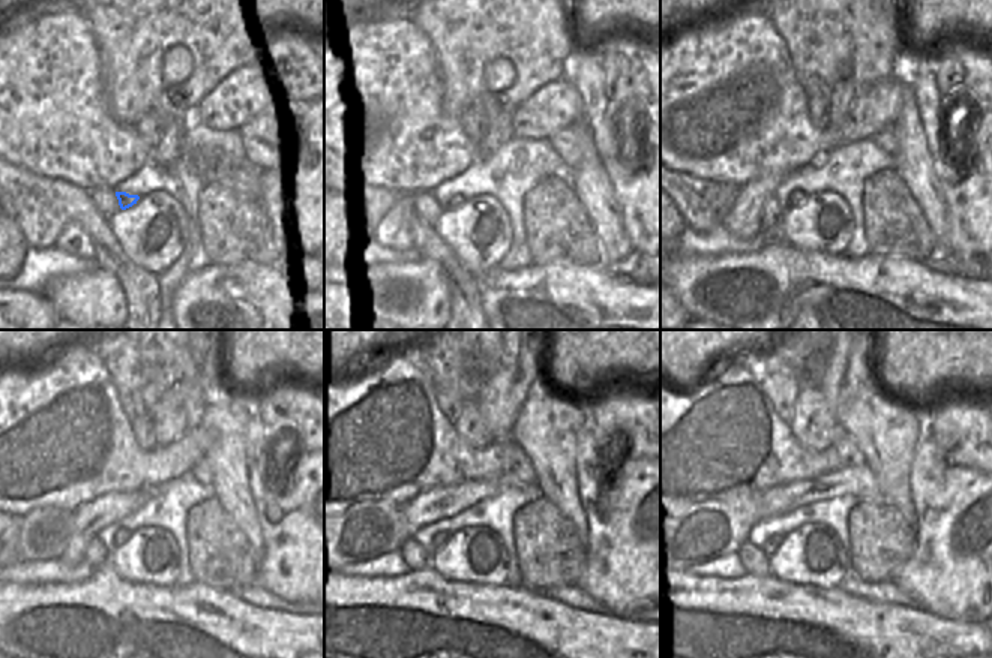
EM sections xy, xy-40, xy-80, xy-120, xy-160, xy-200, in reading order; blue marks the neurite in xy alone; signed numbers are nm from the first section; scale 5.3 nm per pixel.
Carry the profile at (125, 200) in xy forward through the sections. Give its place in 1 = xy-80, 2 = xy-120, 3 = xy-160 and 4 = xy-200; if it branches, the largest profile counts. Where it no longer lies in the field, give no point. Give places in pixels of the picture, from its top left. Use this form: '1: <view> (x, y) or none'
1: xy-80 (781, 200)
2: xy-120 (107, 537)
3: xy-160 (438, 541)
4: xy-200 (772, 543)

